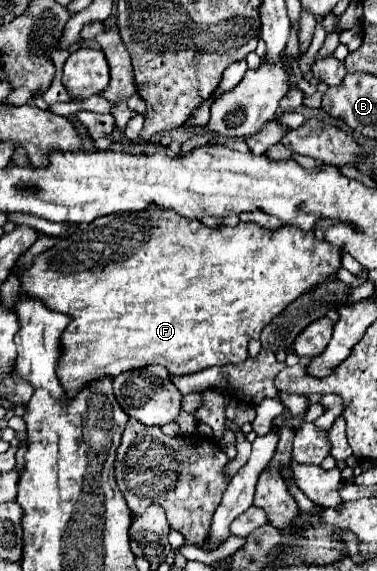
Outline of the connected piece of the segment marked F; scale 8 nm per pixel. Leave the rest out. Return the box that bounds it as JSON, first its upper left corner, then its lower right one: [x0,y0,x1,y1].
[20,210,342,396]

